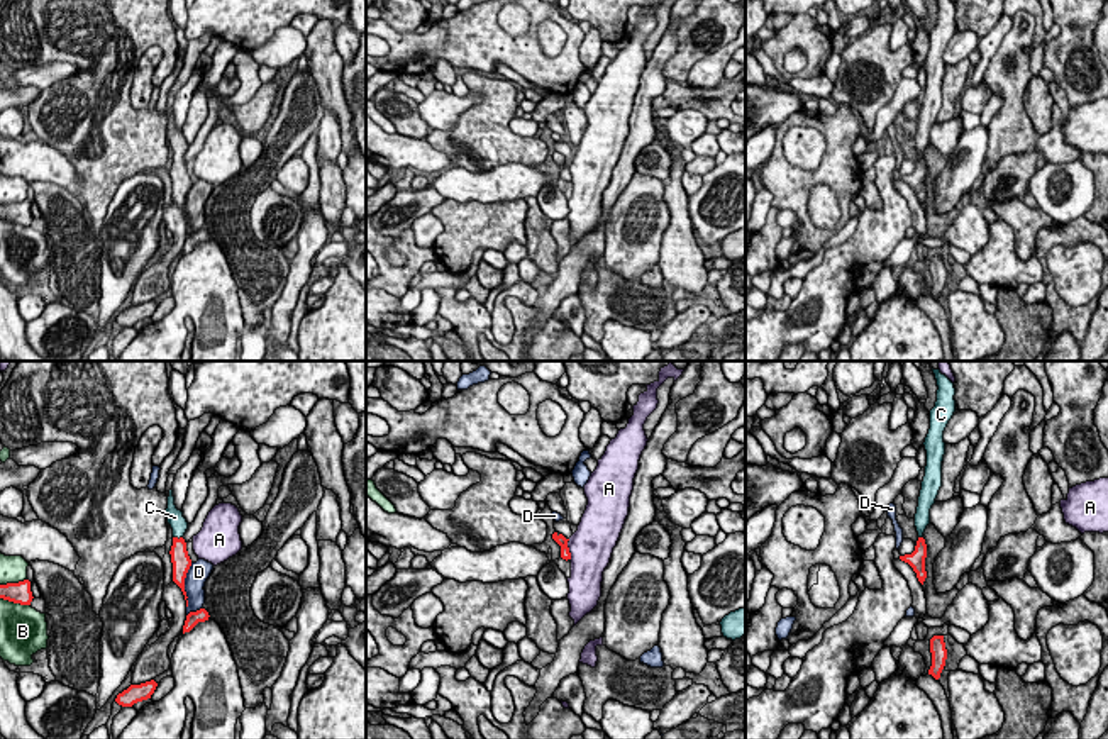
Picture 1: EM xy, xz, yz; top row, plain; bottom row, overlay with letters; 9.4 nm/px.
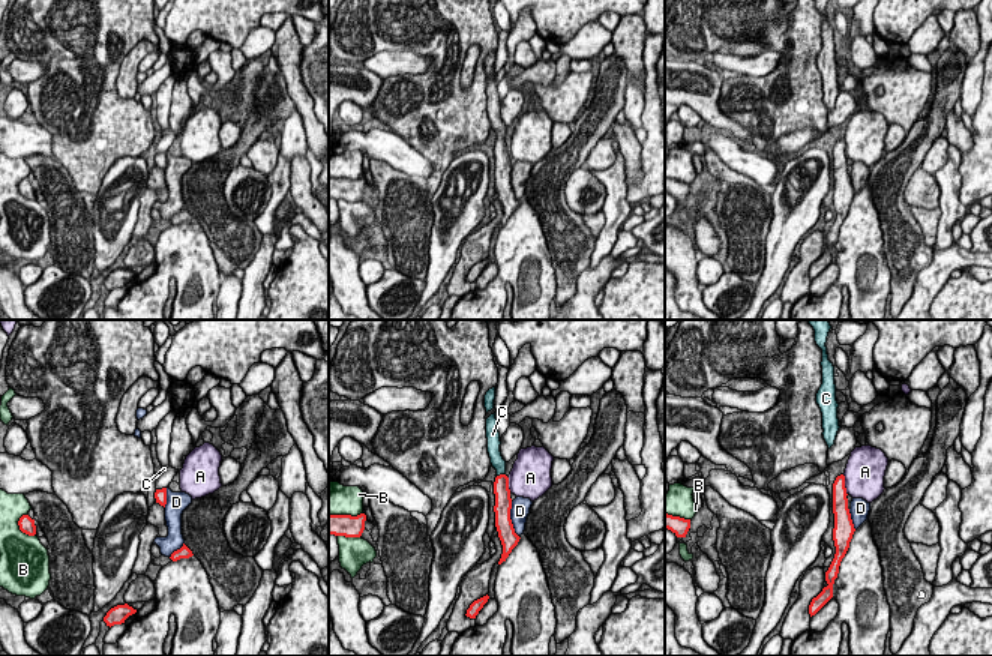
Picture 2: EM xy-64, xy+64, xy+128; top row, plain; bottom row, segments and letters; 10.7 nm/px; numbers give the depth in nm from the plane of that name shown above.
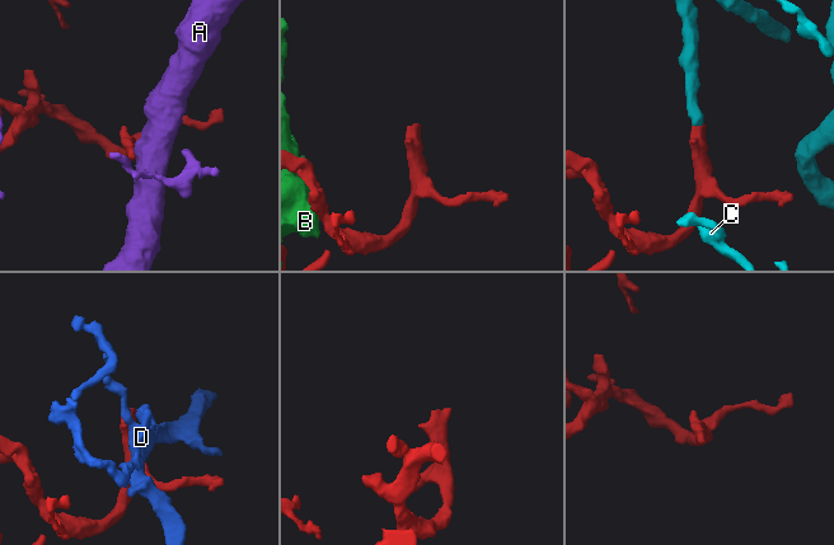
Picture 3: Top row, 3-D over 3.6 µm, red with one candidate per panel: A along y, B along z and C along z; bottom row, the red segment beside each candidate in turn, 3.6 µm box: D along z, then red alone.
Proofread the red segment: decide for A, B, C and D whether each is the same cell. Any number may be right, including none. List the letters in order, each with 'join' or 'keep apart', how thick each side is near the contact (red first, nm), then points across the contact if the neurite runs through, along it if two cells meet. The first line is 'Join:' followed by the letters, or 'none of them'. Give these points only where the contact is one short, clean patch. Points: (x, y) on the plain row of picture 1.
Join: C
A: keep apart; 100 nm thick on the red side, 400 nm on the other
B: keep apart; 190 nm thick on the red side, 420 nm on the other
C: join; 170 nm thick on the red side, 160 nm on the other; runs through xy (180, 178), (177, 158), (175, 138)
D: keep apart; 170 nm thick on the red side, 200 nm on the other

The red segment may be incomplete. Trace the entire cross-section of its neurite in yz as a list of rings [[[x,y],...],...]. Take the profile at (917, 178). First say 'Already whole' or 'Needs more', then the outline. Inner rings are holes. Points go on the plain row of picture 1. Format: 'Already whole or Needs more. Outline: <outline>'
Needs more. Outline: [[[937,0],[937,7],[937,22],[930,31],[930,49],[923,63],[927,71],[927,86],[915,134],[918,161],[911,175],[900,176],[901,181],[908,183],[913,188],[922,205],[927,198],[927,164],[923,153],[930,144],[930,129],[935,124],[935,119],[942,107],[942,81],[945,75],[944,51],[956,32],[954,3],[950,0]]]

